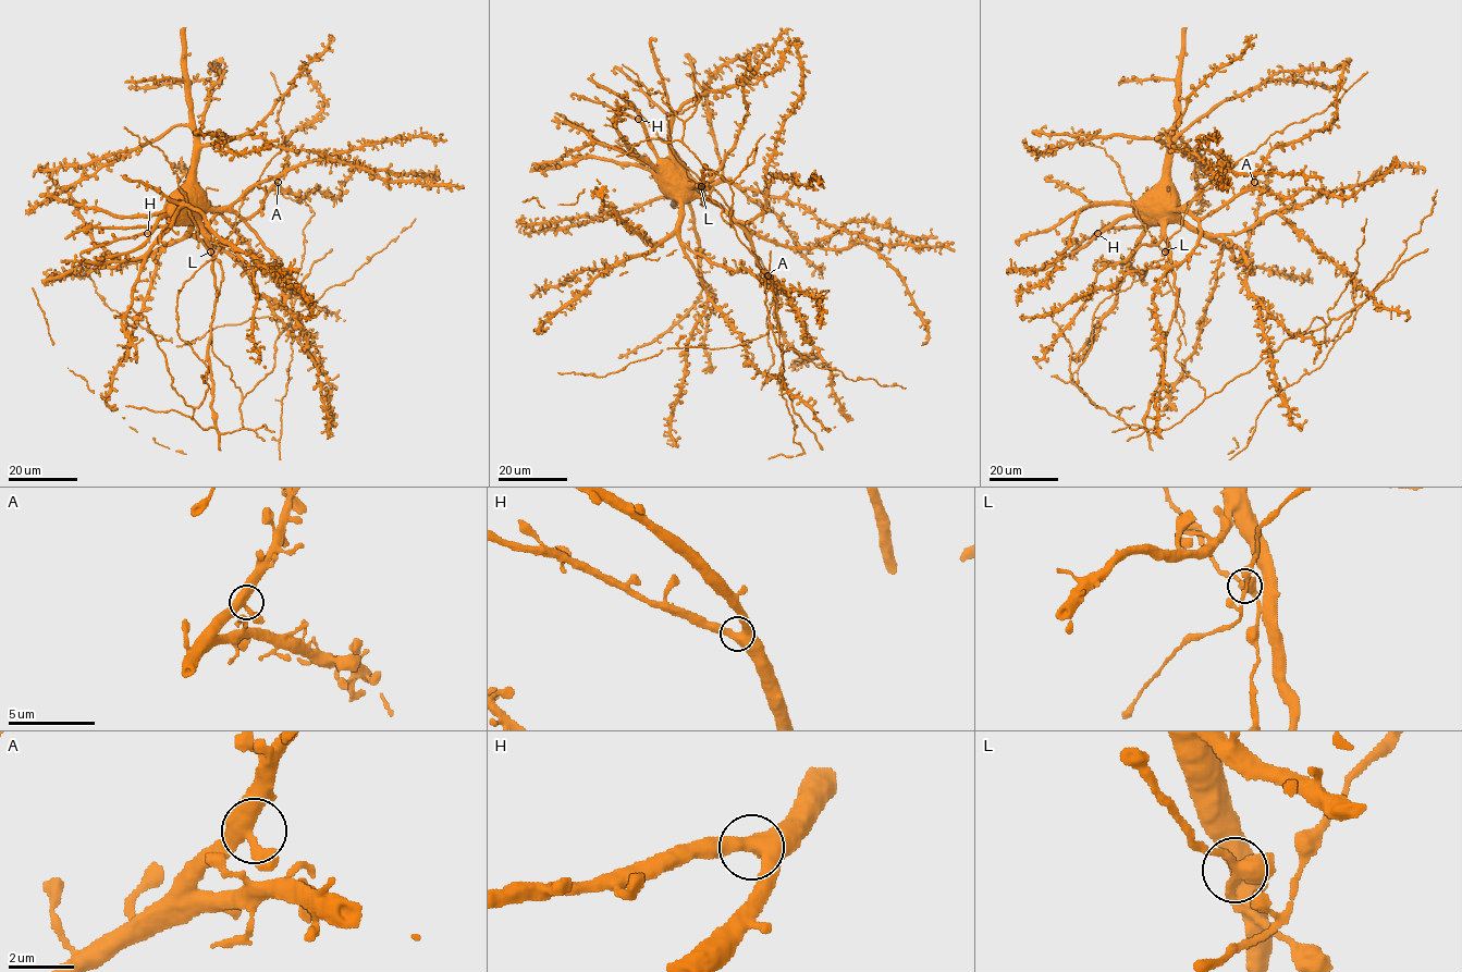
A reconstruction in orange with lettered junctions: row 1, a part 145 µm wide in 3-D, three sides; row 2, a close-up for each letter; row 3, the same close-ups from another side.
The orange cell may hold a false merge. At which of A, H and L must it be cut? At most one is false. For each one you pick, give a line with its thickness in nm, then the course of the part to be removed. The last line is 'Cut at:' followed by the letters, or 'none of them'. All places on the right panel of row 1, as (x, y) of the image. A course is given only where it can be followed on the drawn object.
Cut at: none of them

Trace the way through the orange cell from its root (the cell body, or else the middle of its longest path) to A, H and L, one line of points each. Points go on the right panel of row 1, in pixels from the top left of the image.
A: (1146, 205), (1163, 205), (1165, 210), (1190, 210), (1204, 218), (1254, 182)
H: (1146, 205), (1147, 201), (1141, 198), (1134, 214), (1112, 222), (1097, 233)
L: (1146, 205), (1149, 211), (1164, 219), (1169, 253), (1165, 251)

